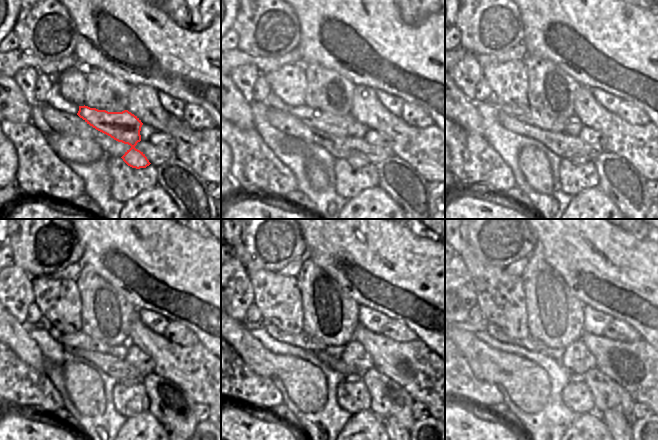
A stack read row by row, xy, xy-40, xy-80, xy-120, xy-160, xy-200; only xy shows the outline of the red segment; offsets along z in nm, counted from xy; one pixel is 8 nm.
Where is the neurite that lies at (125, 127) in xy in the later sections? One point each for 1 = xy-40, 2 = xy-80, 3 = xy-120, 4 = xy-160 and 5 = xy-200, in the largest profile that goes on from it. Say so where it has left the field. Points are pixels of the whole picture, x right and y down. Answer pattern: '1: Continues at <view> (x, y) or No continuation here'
1: Continues at xy-40 (333, 124)
2: Continues at xy-80 (526, 114)
3: Continues at xy-120 (79, 339)
4: Continues at xy-160 (303, 340)
5: Continues at xy-200 (530, 343).

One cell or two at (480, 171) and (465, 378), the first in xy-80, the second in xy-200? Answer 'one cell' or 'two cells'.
one cell

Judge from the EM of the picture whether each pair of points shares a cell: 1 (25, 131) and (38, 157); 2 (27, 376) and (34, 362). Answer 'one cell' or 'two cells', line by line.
1: one cell
2: two cells

